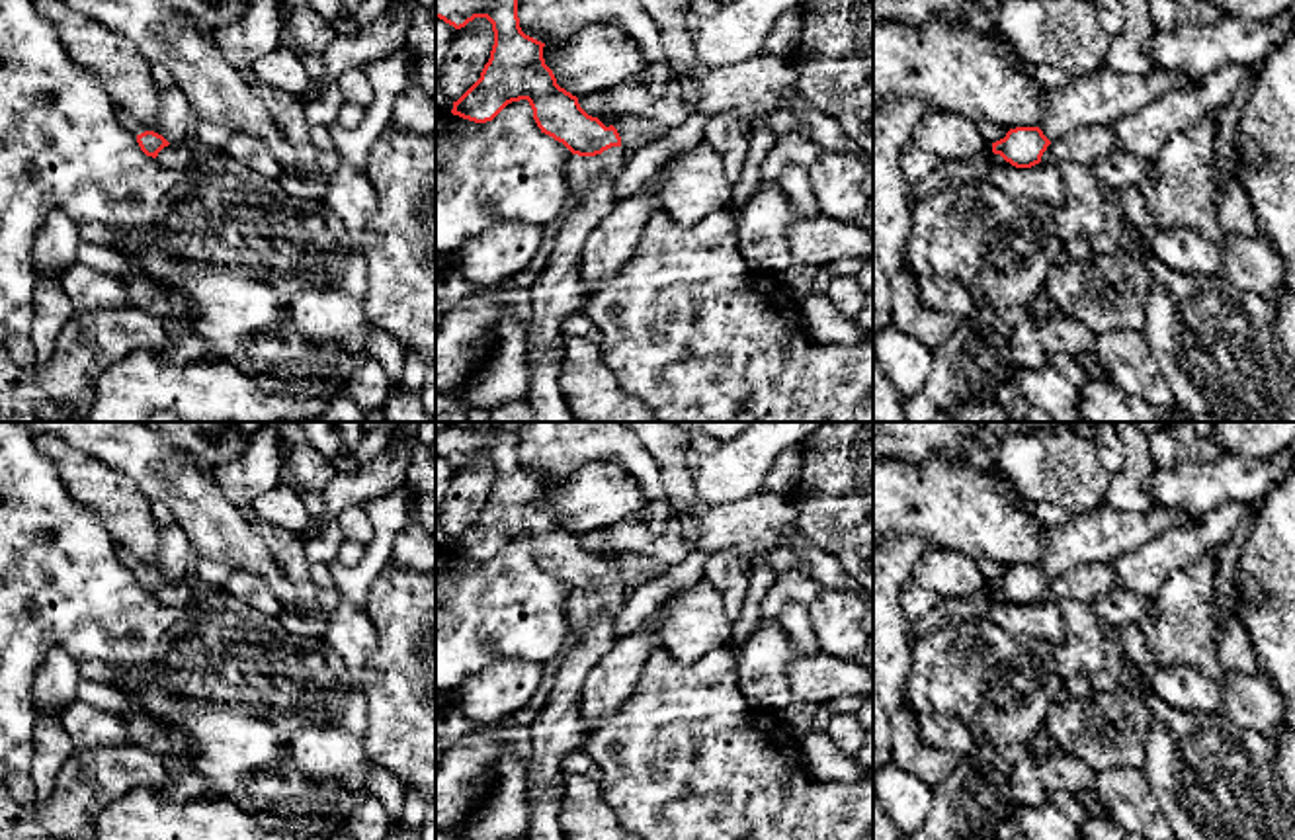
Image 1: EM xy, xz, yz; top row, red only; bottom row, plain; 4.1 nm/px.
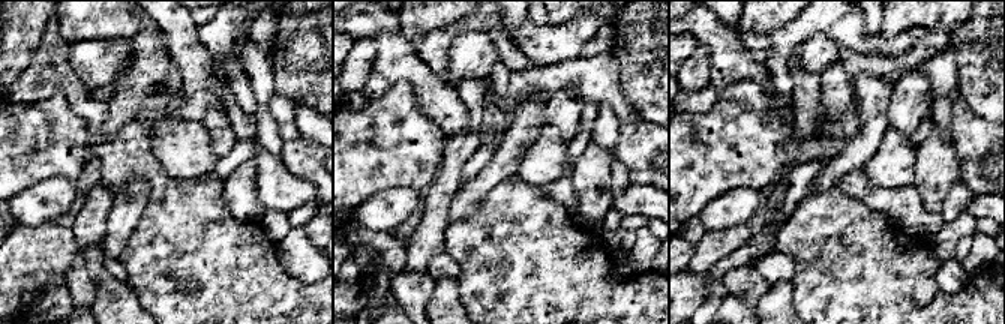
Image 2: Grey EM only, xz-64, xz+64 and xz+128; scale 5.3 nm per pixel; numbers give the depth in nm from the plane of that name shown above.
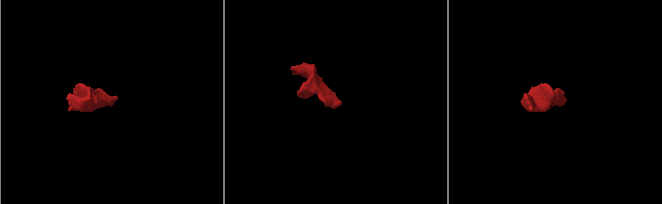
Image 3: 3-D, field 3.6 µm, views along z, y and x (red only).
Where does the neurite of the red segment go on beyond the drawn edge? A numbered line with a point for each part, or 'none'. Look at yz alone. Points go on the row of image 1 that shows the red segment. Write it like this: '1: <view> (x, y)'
1: yz (1100, 98)

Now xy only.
1: xy (174, 122)

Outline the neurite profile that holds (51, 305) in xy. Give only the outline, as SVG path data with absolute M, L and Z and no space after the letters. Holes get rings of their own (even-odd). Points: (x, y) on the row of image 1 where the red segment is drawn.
M37 273L33 293L33 324L29 330L37 361L45 361L53 356L57 338L74 313L76 309L61 285L61 279Z

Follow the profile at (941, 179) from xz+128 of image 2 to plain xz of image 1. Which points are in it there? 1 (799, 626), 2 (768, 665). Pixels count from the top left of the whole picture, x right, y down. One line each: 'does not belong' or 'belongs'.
1: does not belong
2: belongs

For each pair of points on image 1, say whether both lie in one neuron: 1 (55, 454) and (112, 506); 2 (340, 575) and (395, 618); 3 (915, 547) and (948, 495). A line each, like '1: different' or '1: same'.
1: same
2: different
3: different

